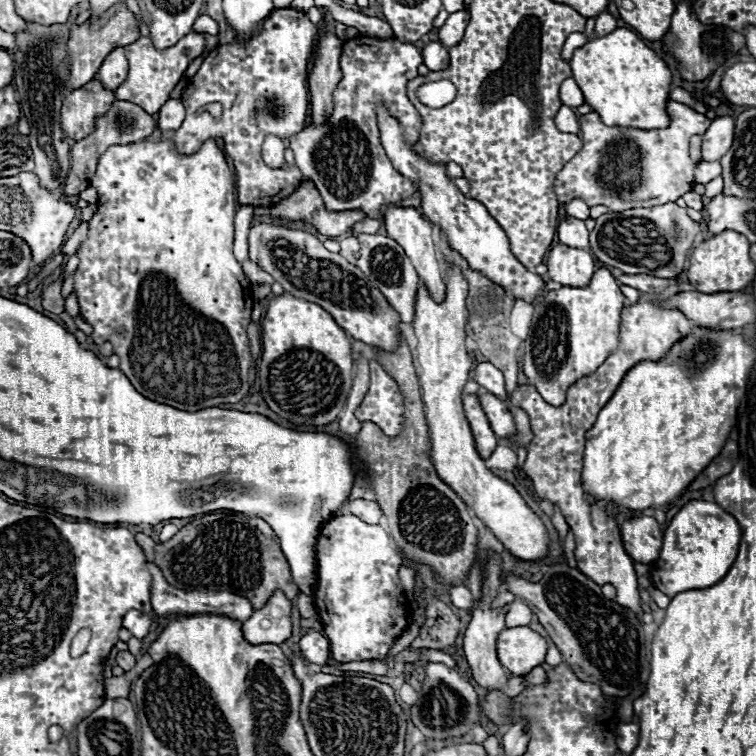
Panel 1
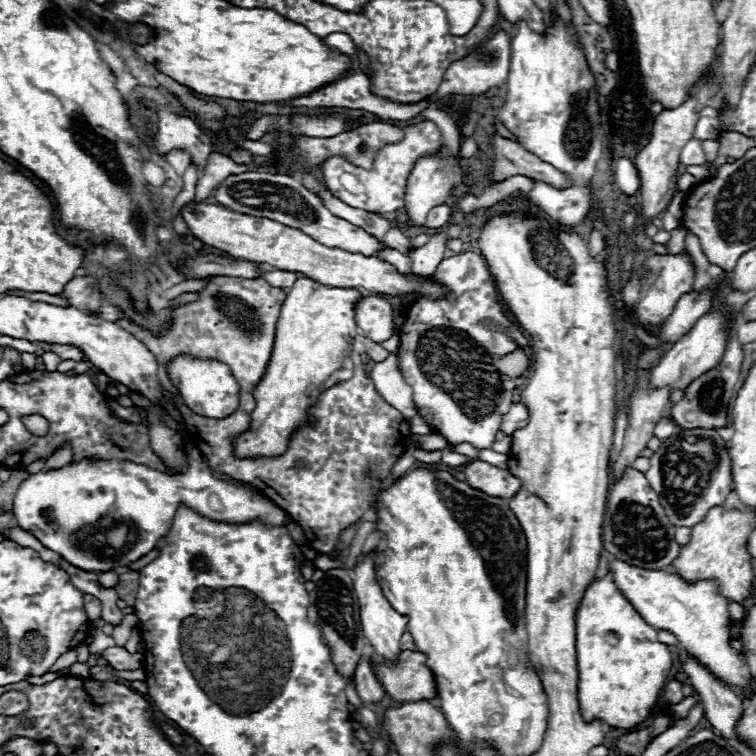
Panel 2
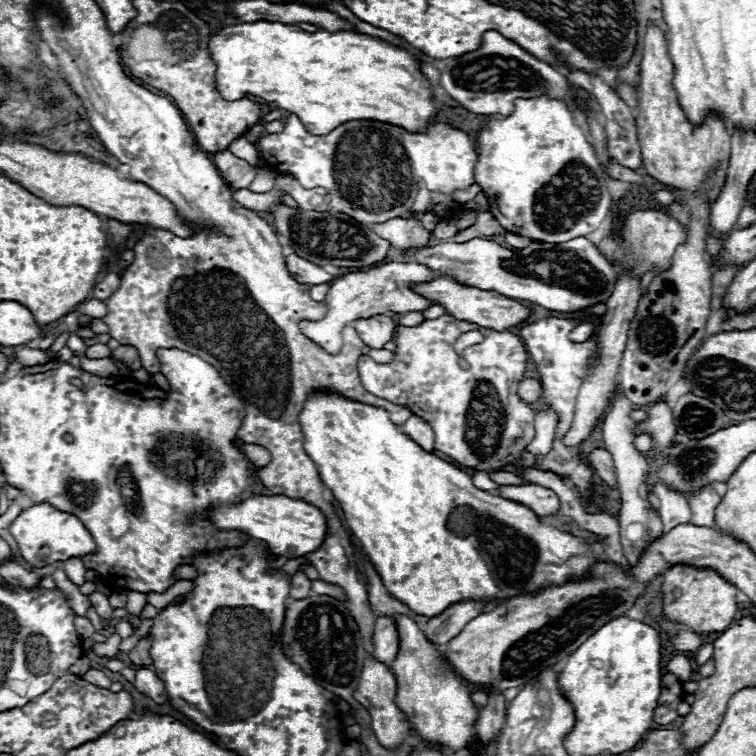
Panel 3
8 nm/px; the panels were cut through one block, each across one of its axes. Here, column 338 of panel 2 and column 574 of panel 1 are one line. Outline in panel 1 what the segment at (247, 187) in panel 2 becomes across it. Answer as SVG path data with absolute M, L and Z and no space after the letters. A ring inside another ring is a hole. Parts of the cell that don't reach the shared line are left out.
M564 218L558 226L558 238L570 248L588 248L588 230L578 218Z

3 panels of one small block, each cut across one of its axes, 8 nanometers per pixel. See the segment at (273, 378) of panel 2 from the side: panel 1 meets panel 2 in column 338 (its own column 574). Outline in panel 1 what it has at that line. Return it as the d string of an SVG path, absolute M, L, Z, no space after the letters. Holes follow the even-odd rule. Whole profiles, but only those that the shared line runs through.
M606 268L596 270L586 288L562 286L534 304L532 328L524 340L522 368L528 384L536 386L548 404L562 406L568 386L592 374L616 350L622 308L624 294Z

